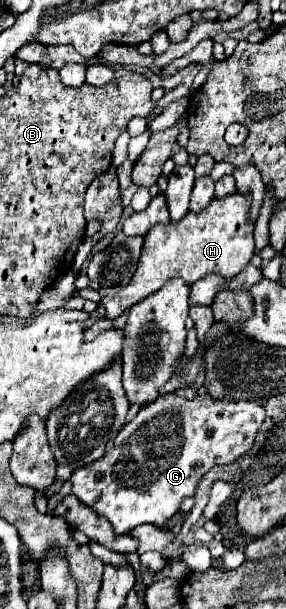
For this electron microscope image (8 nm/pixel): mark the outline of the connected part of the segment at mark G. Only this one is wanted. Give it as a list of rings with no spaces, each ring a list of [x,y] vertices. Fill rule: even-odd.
[[[175,393],[159,395],[151,405],[141,407],[141,411],[123,425],[117,443],[107,449],[99,461],[73,471],[69,479],[73,485],[71,493],[99,517],[105,517],[113,525],[115,535],[127,535],[137,525],[146,523],[161,527],[179,511],[183,497],[195,493],[199,479],[213,465],[233,463],[249,451],[263,419],[265,409],[253,401],[215,401],[209,395],[187,401]]]

